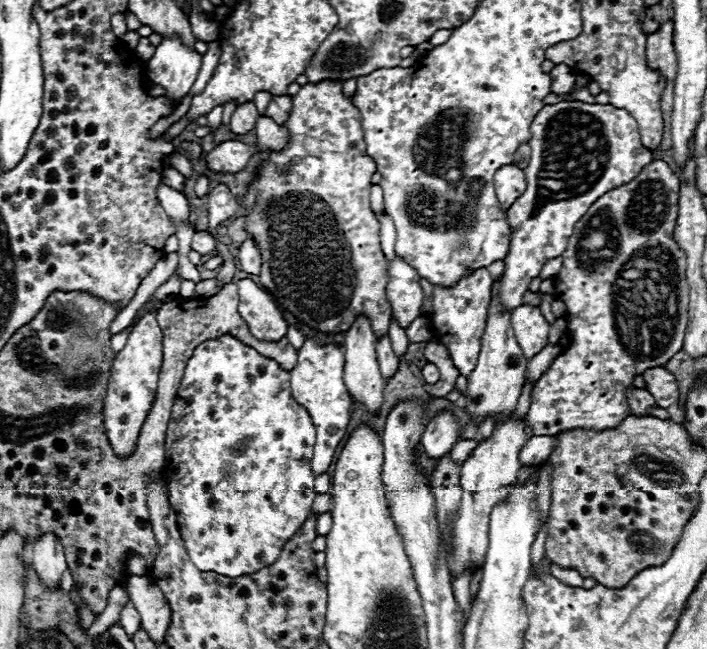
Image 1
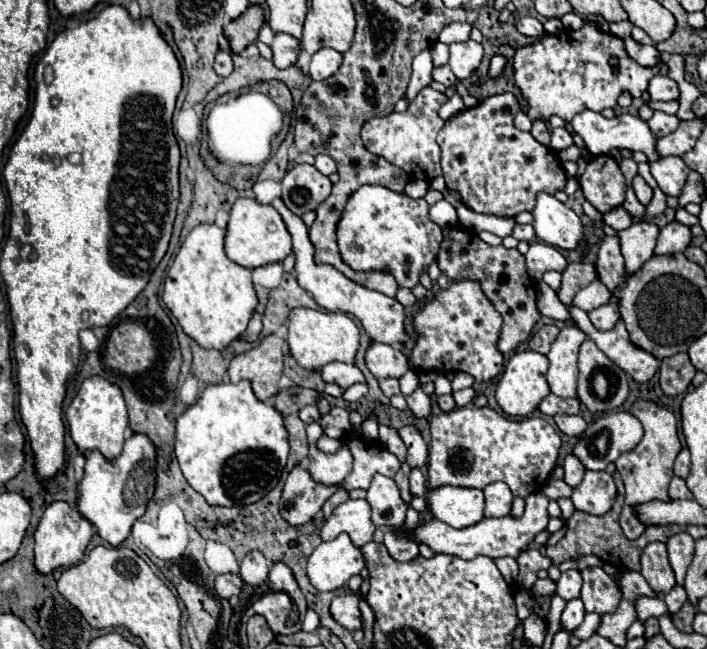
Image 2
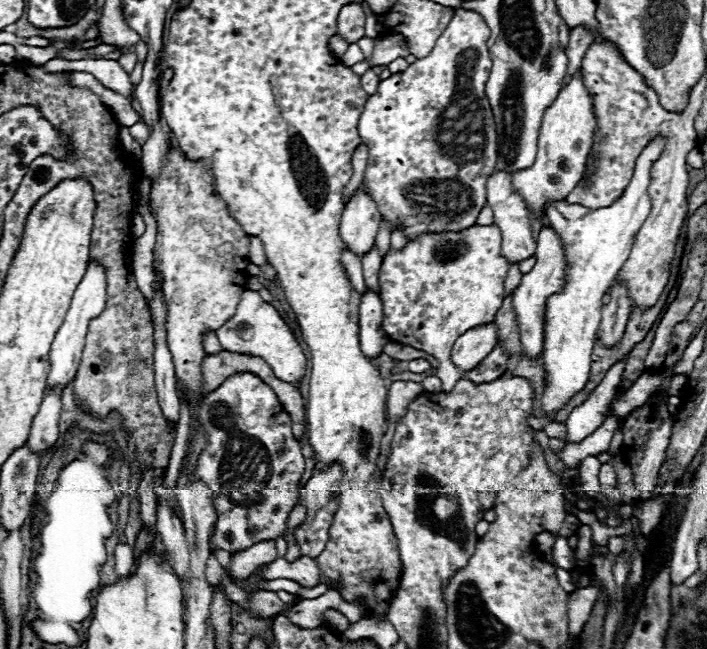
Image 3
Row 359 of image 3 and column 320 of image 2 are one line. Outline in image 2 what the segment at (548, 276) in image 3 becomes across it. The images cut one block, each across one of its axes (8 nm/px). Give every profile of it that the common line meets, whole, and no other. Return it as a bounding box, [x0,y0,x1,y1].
[320,500,376,548]

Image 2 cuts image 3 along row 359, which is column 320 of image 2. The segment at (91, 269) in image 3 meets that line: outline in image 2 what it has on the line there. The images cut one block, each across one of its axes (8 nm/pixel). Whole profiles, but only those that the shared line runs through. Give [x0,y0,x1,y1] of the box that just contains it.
[308,48,342,80]

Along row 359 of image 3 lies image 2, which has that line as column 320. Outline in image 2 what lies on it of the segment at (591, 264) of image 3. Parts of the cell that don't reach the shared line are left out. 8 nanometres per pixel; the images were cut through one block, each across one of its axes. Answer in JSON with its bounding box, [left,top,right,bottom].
[308,534,362,592]

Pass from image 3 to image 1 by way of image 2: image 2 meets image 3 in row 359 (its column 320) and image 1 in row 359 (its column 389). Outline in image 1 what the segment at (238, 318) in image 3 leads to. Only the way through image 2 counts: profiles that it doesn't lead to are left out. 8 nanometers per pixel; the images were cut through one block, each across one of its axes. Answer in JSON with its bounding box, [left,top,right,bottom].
[290,336,352,476]

